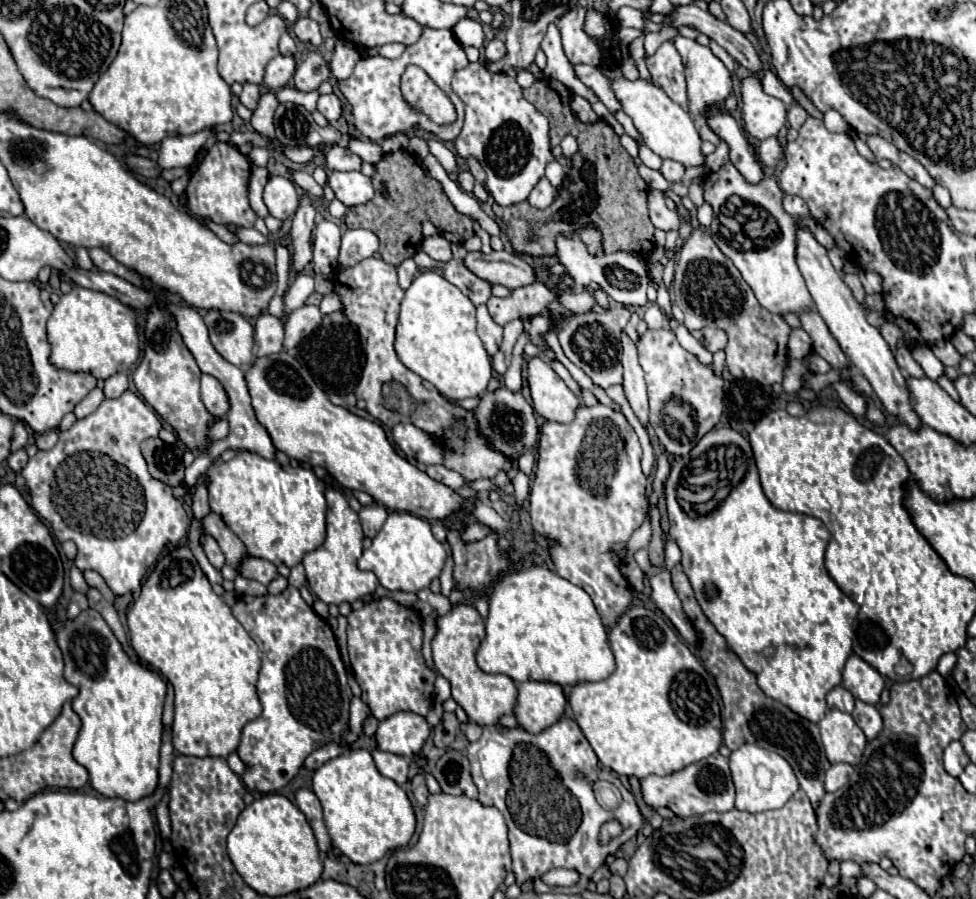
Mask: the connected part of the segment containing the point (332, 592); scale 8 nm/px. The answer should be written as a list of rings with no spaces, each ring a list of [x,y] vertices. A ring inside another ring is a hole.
[[[326,488],[326,502],[328,502],[326,512],[328,536],[320,548],[308,552],[302,558],[308,576],[308,586],[312,594],[316,594],[326,604],[354,602],[358,598],[364,598],[366,594],[374,594],[378,578],[372,572],[362,572],[356,564],[358,558],[362,556],[362,540],[364,540],[358,514],[348,506],[348,500],[336,488]]]

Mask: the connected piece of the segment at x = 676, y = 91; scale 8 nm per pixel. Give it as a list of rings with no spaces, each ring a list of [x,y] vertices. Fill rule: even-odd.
[[[664,42],[652,56],[646,58],[646,66],[652,76],[652,82],[660,86],[676,104],[688,108],[684,64],[680,62],[680,54],[674,44]]]

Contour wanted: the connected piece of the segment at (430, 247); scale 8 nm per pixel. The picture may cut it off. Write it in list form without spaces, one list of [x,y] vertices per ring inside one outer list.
[[[440,234],[432,236],[432,238],[424,238],[422,242],[422,250],[434,258],[434,260],[442,260],[448,262],[452,258],[452,250],[450,250],[450,242],[446,238],[442,238]]]

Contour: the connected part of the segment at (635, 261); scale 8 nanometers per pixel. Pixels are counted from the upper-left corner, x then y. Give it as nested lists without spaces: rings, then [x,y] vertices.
[[[560,236],[556,240],[558,246],[558,260],[566,266],[568,274],[576,280],[580,286],[588,286],[590,282],[596,282],[612,300],[618,304],[624,304],[626,308],[640,308],[646,306],[646,288],[648,288],[648,278],[646,278],[646,268],[644,268],[644,258],[634,254],[634,252],[614,252],[614,254],[590,254],[586,244],[580,238],[568,238]]]

